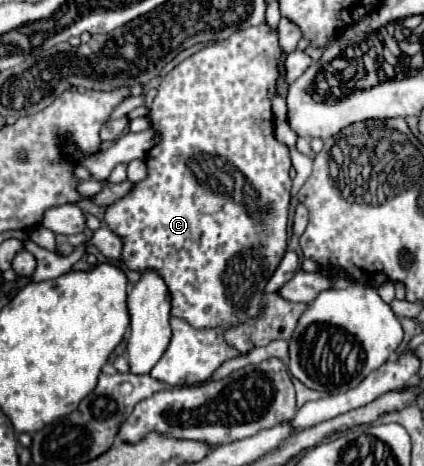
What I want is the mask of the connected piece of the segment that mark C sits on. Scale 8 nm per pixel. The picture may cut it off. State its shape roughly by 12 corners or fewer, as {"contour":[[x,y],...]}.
{"contour":[[278,32],[168,72],[148,176],[106,208],[194,328],[286,252]]}

